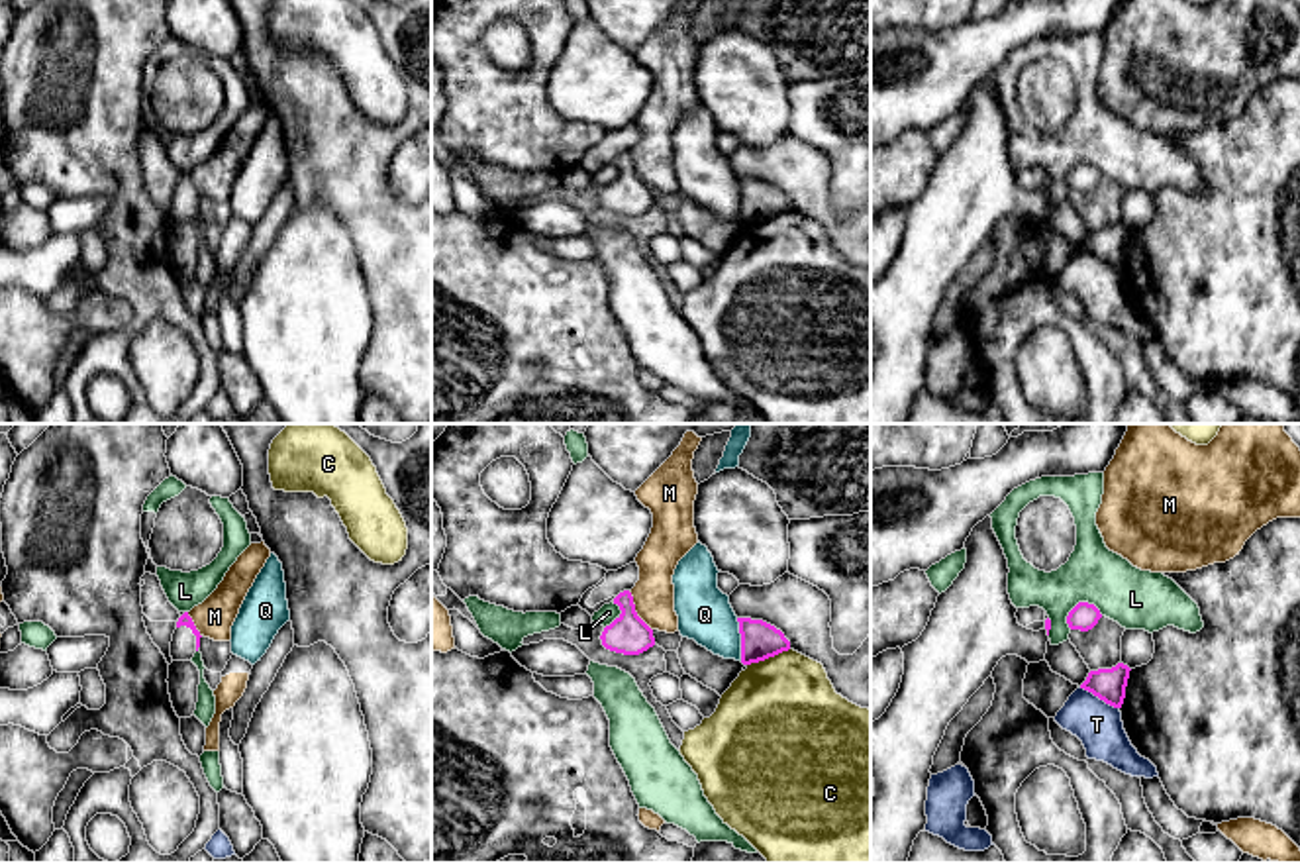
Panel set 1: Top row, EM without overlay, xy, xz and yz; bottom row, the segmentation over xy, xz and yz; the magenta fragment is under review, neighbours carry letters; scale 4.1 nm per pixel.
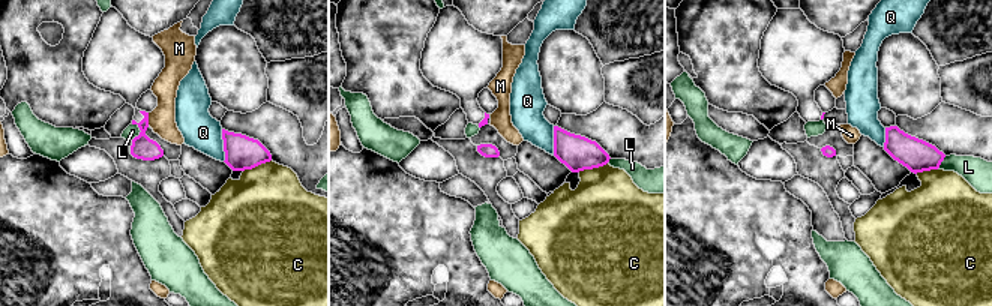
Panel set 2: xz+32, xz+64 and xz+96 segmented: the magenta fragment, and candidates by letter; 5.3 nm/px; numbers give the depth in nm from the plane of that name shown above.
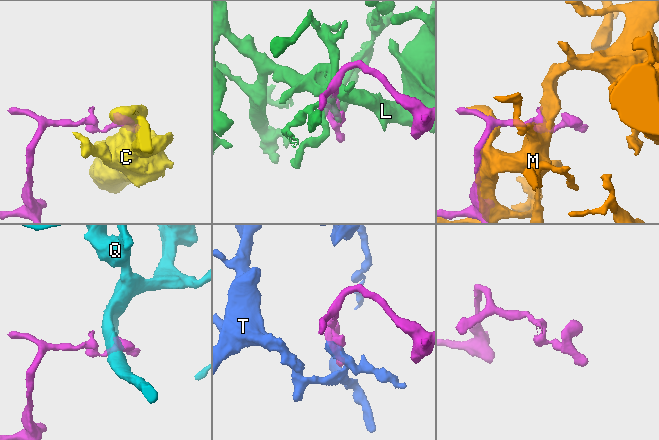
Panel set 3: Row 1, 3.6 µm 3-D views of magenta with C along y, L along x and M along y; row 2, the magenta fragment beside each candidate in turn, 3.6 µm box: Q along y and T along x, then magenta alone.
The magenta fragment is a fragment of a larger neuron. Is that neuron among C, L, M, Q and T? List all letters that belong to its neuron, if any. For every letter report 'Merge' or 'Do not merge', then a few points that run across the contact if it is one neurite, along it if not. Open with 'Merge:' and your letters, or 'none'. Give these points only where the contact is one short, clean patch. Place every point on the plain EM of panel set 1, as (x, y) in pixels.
Merge: none
C: Do not merge
L: Do not merge
M: Do not merge
Q: Do not merge. Line: xz (736, 179), (742, 220)
T: Do not merge. Line: yz (1079, 248), (1118, 269)

